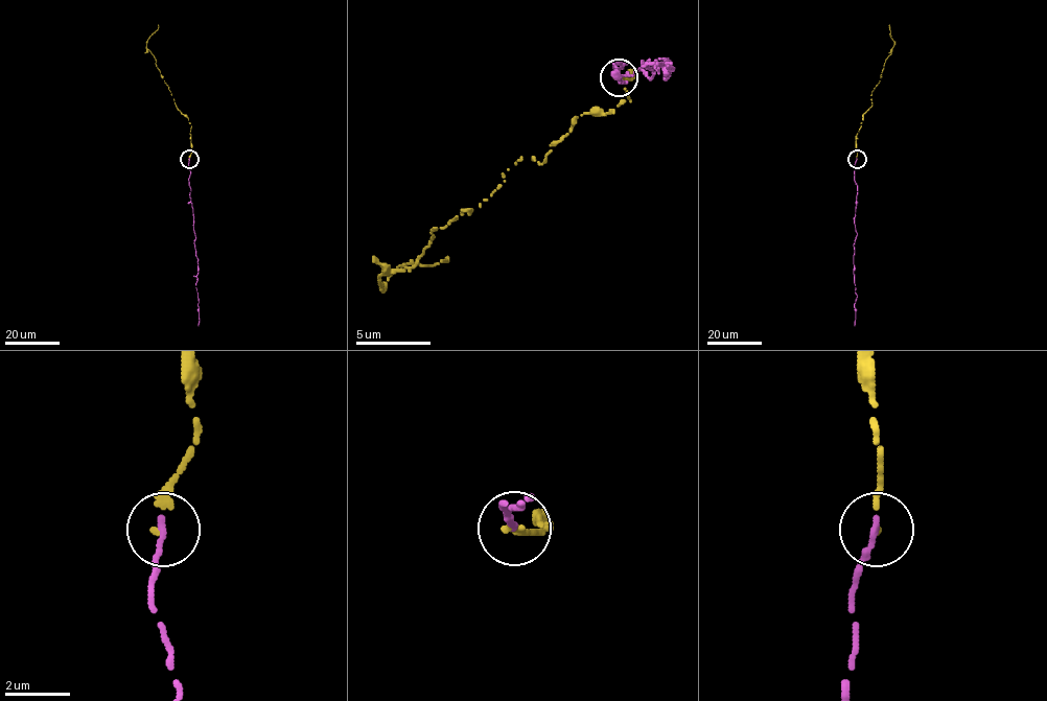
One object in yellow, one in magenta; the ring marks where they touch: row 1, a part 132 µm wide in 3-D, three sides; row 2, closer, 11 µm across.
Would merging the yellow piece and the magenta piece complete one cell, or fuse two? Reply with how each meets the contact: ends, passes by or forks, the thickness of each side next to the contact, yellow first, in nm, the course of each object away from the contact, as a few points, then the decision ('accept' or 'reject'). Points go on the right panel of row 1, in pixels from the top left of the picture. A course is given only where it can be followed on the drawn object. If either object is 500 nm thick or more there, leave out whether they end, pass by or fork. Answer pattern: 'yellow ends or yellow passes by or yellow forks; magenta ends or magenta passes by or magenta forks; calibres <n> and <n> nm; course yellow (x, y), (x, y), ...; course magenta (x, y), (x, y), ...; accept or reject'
yellow ends; magenta ends; calibres 140 and 220 nm; course yellow (857, 160), (855, 138), (863, 115), (871, 106), (871, 92), (880, 80), (892, 47), (889, 24); course magenta (857, 159), (855, 326); accept

